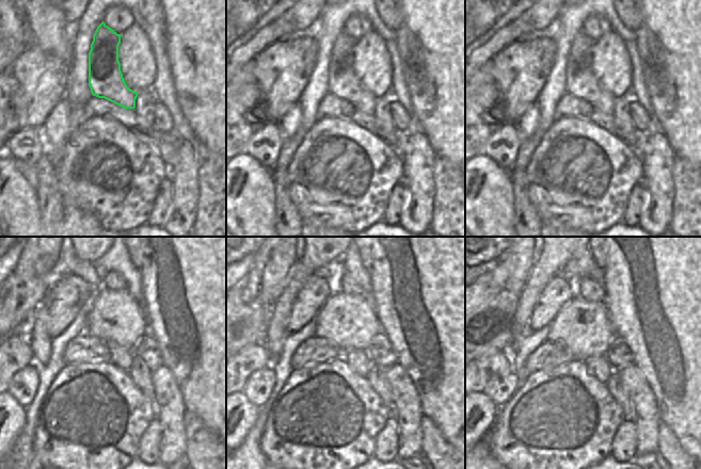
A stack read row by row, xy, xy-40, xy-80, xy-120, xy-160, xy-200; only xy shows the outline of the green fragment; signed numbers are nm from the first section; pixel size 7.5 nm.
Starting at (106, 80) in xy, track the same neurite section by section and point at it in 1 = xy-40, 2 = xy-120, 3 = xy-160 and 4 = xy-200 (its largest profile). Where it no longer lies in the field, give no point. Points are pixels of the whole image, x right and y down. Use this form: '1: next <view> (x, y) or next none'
1: next xy-40 (341, 81)
2: next xy-120 (122, 357)
3: next xy-160 (360, 361)
4: next xy-200 (598, 366)

